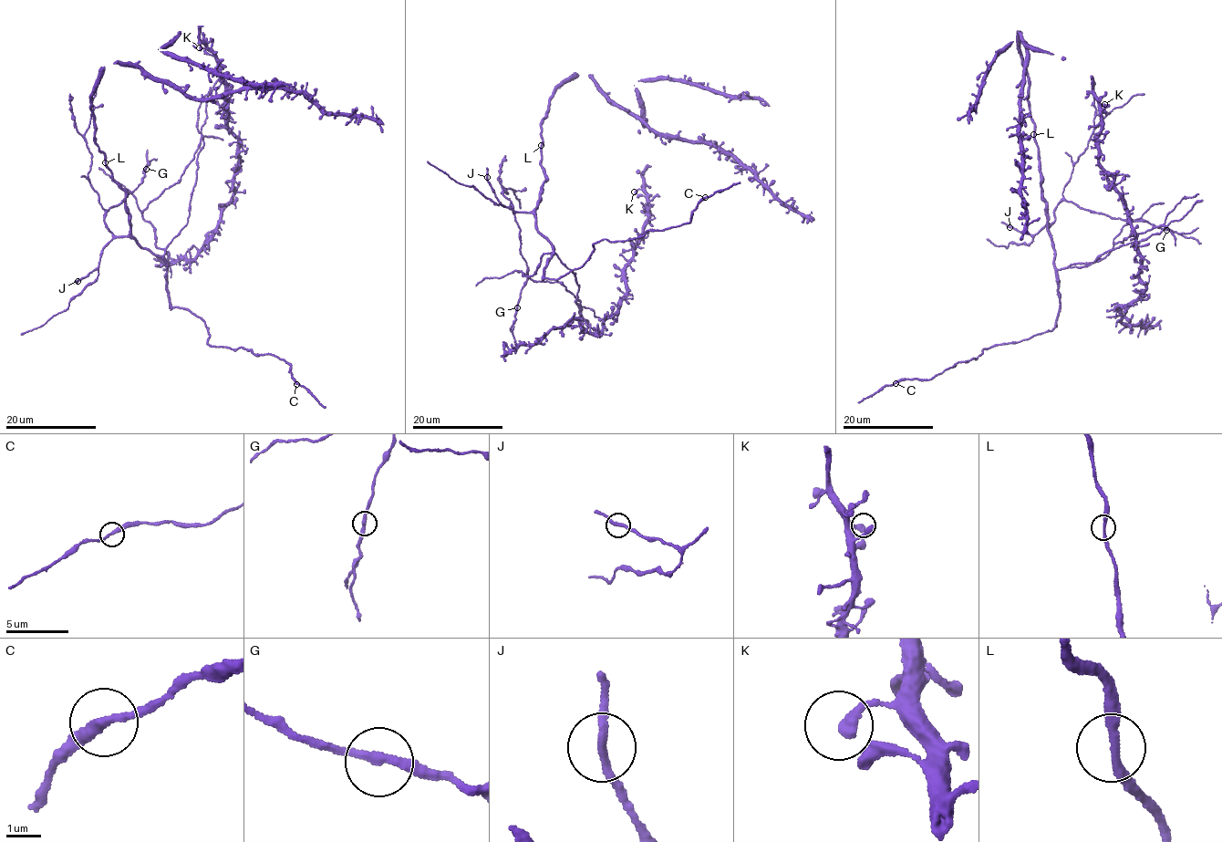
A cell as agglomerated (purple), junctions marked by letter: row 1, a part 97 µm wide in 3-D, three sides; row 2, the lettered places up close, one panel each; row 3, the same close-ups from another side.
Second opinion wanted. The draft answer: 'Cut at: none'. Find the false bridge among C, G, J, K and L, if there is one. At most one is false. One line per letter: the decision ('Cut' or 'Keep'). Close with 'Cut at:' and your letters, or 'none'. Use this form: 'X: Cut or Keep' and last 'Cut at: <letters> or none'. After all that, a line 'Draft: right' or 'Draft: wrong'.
C: Keep
G: Keep
J: Keep
K: Keep
L: Keep
Cut at: none
Draft: right

